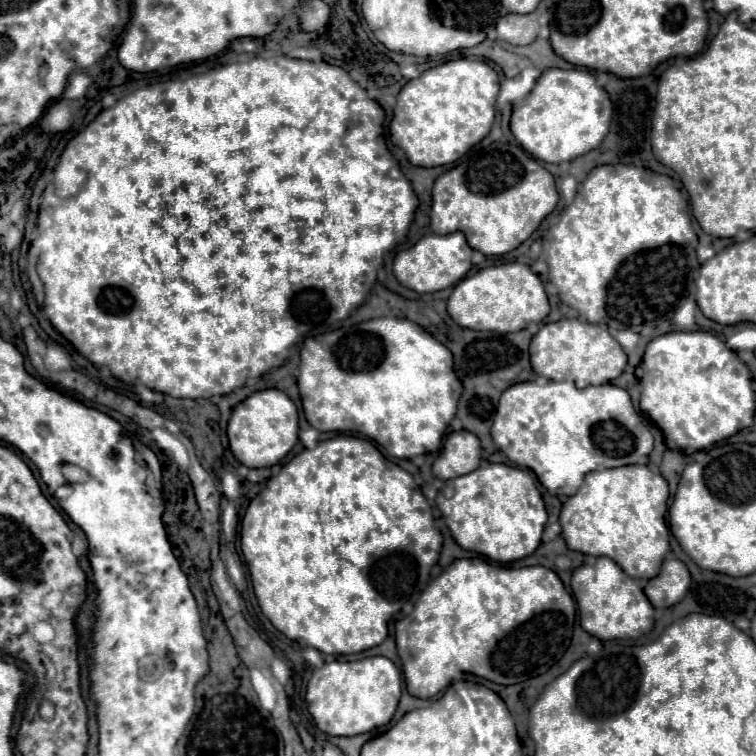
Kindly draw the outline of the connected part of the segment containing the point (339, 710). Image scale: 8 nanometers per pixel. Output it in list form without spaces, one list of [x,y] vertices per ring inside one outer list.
[[[387,657],[331,661],[313,671],[307,687],[307,709],[317,727],[329,735],[361,735],[391,721],[401,697],[401,673]]]

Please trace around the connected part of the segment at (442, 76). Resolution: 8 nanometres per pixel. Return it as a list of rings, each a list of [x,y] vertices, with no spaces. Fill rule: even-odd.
[[[457,59],[427,69],[399,91],[395,117],[389,125],[391,141],[405,151],[413,165],[439,167],[455,163],[491,131],[497,95],[499,75],[485,61]]]

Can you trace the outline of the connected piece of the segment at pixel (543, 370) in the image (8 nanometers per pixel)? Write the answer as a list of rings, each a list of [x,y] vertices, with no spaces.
[[[583,319],[545,323],[531,339],[533,371],[551,381],[573,381],[577,387],[603,385],[617,379],[627,367],[627,355],[607,329]]]

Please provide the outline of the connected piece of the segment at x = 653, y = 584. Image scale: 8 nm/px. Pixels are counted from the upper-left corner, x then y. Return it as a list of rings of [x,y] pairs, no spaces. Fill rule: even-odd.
[[[679,559],[663,561],[661,573],[645,585],[645,595],[653,607],[673,607],[679,603],[691,585],[689,569]]]

